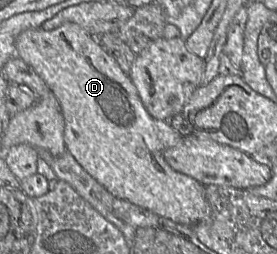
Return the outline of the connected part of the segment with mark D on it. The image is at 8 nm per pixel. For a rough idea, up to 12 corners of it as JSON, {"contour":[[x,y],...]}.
{"contour":[[75,23],[28,29],[66,151],[109,193],[187,226],[205,185],[182,136]]}

